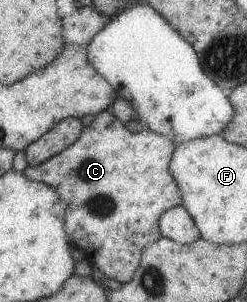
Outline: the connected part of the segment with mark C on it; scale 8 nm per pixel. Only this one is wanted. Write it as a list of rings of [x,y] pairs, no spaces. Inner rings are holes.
[[[107,108],[95,116],[92,124],[84,126],[81,136],[73,144],[44,163],[26,167],[22,173],[30,180],[56,187],[67,204],[65,228],[71,244],[84,250],[86,259],[93,260],[107,278],[114,278],[124,285],[132,280],[139,268],[145,248],[162,237],[162,215],[184,202],[178,182],[169,168],[177,143],[147,128],[130,132],[123,123]]]

